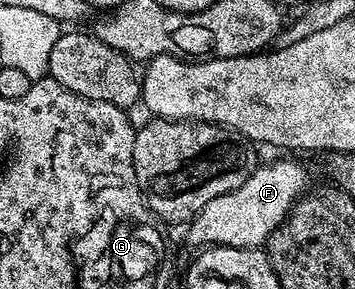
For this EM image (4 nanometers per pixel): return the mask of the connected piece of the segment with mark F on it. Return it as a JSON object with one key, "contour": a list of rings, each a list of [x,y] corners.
{"contour":[[[285,157],[289,159],[277,159],[274,163],[262,162],[239,185],[239,189],[231,189],[231,193],[223,193],[223,197],[215,197],[215,201],[207,201],[203,209],[194,219],[189,220],[187,230],[189,230],[189,243],[193,249],[204,249],[206,247],[261,247],[268,244],[273,236],[273,231],[280,223],[289,216],[290,209],[294,203],[306,194],[310,186],[309,175],[305,172],[305,167],[301,163],[296,163],[296,158]]]}

